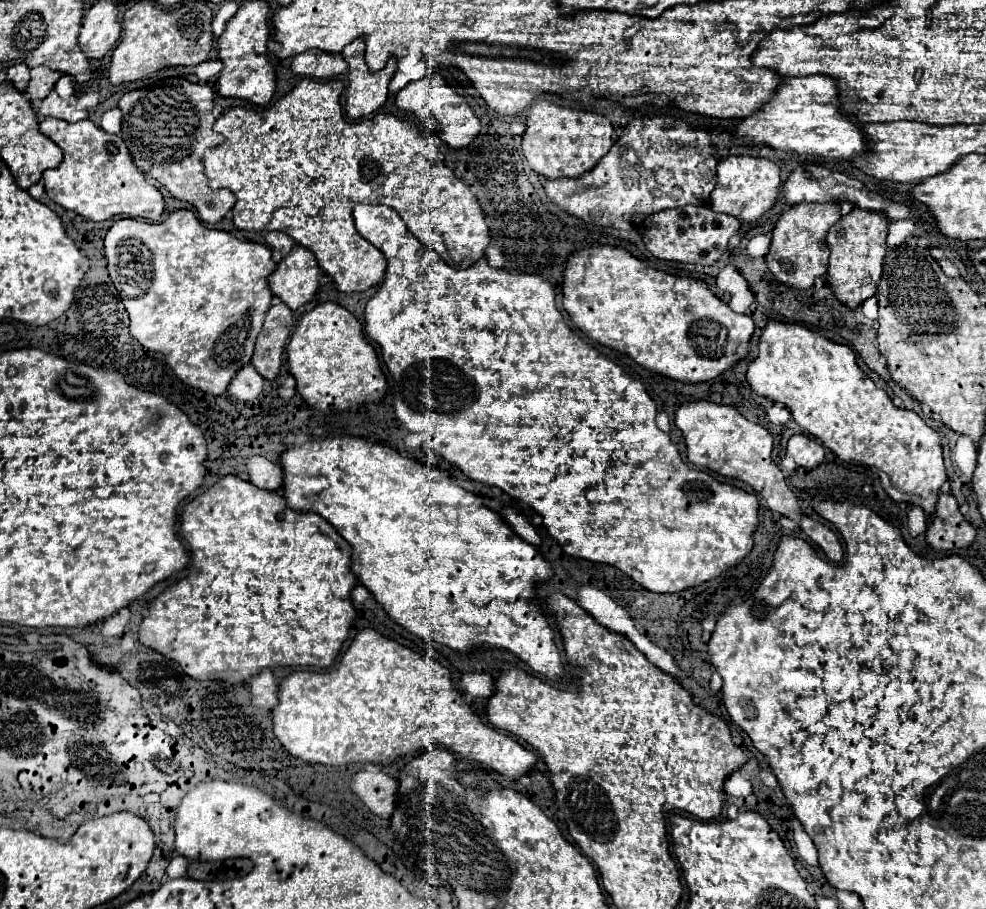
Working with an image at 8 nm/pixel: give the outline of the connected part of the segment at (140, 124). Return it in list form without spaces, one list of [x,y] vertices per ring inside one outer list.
[[[168,78],[154,88],[128,92],[120,98],[122,110],[122,140],[126,142],[132,160],[140,172],[146,172],[174,198],[192,204],[202,222],[220,222],[236,204],[230,190],[212,190],[204,174],[204,152],[224,142],[224,136],[214,132],[214,92],[206,84],[192,84],[184,78]]]

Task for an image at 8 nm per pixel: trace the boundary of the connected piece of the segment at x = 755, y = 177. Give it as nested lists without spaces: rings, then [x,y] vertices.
[[[728,156],[718,162],[716,168],[716,188],[710,192],[710,208],[714,212],[724,212],[734,216],[742,222],[756,222],[760,220],[774,204],[780,186],[780,170],[774,162],[764,158],[750,158],[750,156]]]

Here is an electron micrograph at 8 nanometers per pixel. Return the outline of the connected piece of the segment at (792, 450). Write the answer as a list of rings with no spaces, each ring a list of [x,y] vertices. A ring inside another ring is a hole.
[[[796,434],[788,440],[788,450],[786,450],[788,456],[792,456],[796,460],[798,466],[802,468],[816,468],[824,462],[824,446],[810,438],[810,436],[802,436],[802,434]]]

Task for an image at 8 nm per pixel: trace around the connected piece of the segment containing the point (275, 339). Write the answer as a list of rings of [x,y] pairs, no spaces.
[[[278,302],[268,310],[262,334],[256,342],[256,350],[252,356],[254,368],[266,380],[274,380],[278,376],[282,366],[282,354],[294,326],[296,326],[296,318],[284,302]]]

